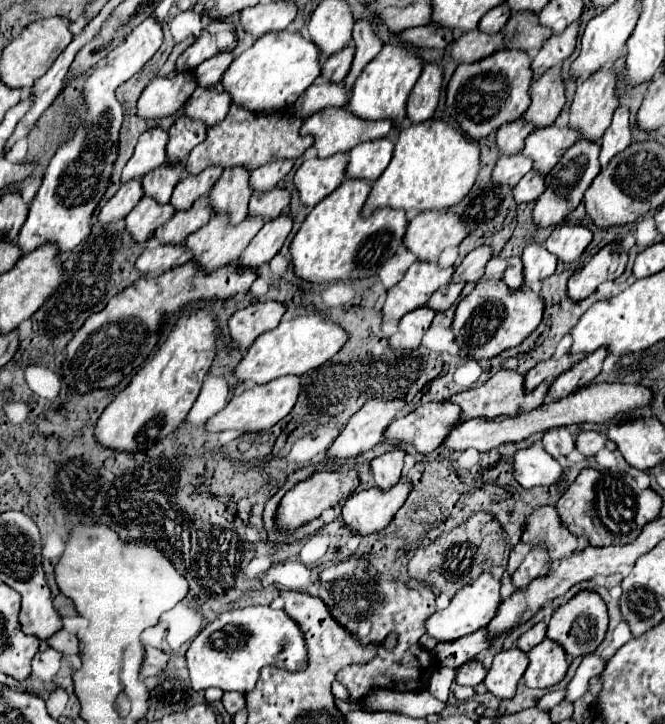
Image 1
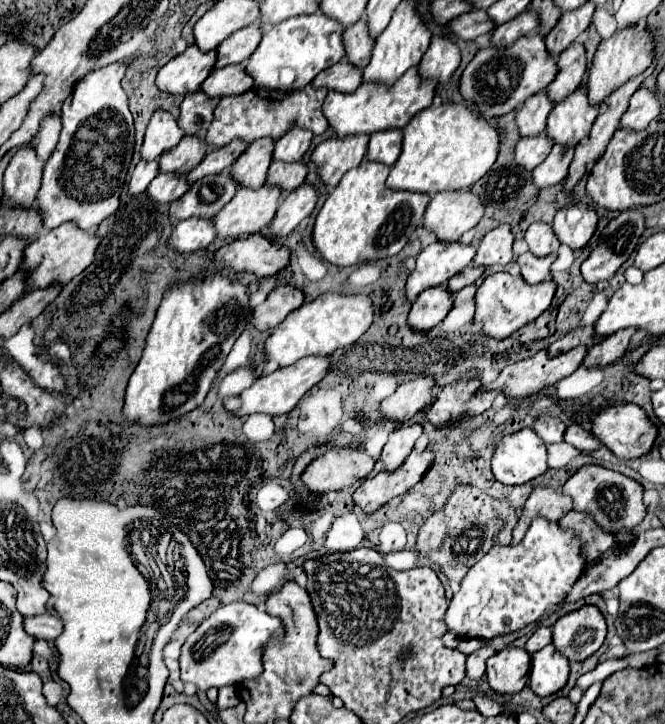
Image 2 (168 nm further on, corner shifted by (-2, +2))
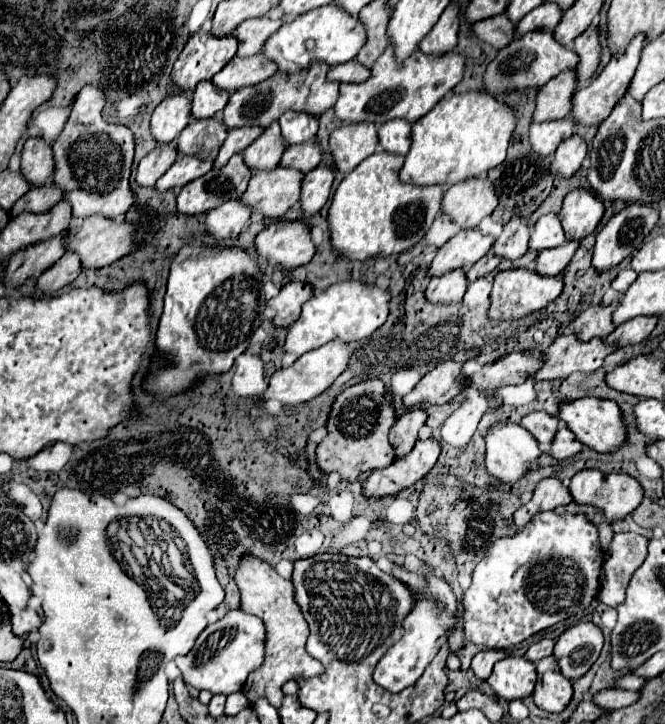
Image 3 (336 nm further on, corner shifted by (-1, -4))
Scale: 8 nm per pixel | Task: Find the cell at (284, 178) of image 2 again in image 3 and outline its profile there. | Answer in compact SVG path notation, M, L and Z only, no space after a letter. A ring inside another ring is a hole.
M316 143L290 145L290 147L286 147L286 151L280 159L280 165L308 173L320 163L320 157L322 157L322 147Z

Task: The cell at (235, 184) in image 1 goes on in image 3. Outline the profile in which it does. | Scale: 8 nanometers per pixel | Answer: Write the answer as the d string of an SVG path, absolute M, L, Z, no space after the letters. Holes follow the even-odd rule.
M274 121L270 129L264 129L264 133L246 147L244 161L252 171L260 171L260 169L270 171L278 165L284 149L286 149L286 143L282 141L280 125L278 121Z

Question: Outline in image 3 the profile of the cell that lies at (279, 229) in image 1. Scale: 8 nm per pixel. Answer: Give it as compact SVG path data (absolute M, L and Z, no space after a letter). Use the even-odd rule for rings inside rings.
M320 163L316 169L306 173L302 185L302 197L300 197L300 205L306 215L314 215L324 207L332 183L334 183L334 169L330 169L328 165Z

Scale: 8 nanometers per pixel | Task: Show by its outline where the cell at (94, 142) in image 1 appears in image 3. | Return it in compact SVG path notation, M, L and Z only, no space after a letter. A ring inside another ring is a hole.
M86 85L72 103L70 119L54 143L54 183L64 189L64 199L72 203L74 217L84 219L88 215L106 215L120 217L124 215L136 195L130 189L130 165L134 151L132 131L124 125L110 125L102 119L102 109L106 103L106 95Z

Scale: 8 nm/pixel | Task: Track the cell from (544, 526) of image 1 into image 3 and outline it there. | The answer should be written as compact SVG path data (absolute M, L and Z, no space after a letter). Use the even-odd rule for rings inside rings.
M556 477L542 479L538 483L532 499L514 513L514 523L518 525L518 529L522 529L538 511L552 511L554 507L566 505L570 501L572 501L570 491L568 491L568 487L562 485L562 481L558 481Z

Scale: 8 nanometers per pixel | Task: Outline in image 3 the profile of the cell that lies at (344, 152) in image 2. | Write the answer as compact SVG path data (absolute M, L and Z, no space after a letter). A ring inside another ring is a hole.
M344 123L330 135L334 165L340 173L350 173L358 163L370 157L378 147L378 127L370 123Z

